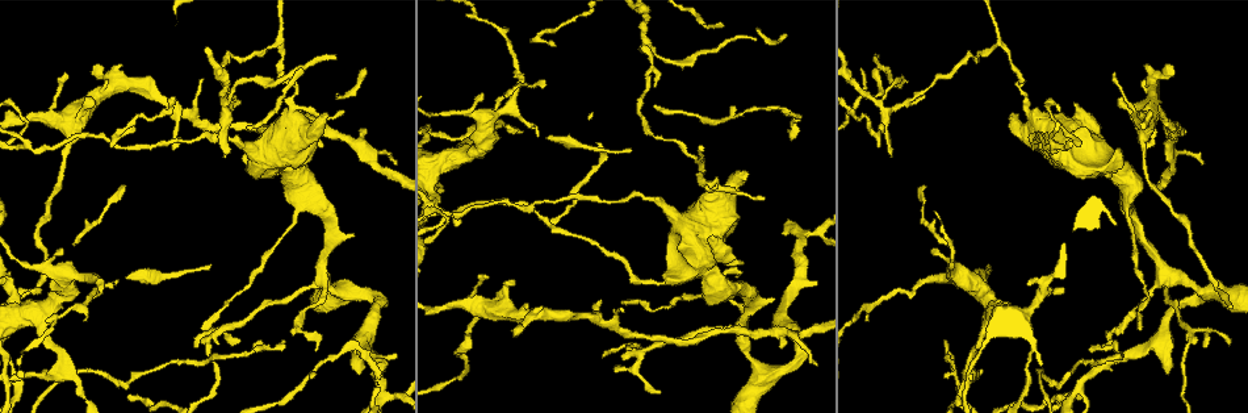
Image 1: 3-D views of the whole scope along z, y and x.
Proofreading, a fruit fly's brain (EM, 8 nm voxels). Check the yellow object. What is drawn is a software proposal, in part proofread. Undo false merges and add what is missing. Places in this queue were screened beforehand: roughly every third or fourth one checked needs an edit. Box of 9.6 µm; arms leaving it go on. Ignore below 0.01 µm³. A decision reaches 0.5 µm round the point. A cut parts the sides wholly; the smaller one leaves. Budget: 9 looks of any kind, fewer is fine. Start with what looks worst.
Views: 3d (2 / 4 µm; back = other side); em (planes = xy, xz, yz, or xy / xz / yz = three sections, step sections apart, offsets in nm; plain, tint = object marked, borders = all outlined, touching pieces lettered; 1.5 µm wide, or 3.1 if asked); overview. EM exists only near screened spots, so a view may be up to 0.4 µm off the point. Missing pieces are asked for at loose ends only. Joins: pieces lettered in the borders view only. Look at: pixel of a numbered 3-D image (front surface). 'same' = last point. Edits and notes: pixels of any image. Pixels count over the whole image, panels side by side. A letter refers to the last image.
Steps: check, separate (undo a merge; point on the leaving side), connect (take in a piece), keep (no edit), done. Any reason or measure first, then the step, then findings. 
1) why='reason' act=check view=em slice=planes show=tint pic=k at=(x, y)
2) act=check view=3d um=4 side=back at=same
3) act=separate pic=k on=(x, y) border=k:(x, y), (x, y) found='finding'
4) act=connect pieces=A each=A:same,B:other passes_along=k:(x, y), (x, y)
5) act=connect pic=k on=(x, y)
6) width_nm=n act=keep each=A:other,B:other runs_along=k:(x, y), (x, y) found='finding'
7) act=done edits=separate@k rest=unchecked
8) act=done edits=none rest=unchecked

why='abrupt turn' act=check view=em slice=planes show=borders pic=1 at=(801, 238)

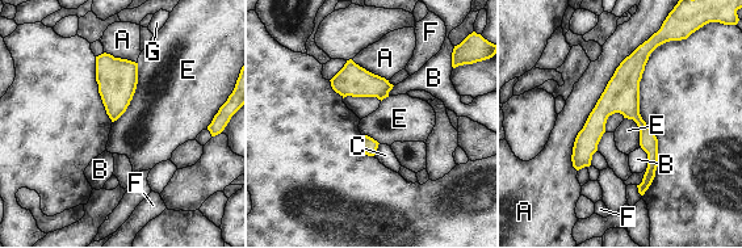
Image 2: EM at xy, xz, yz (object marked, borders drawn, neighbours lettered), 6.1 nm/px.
width_nm=220 act=keep each=A:other,B:other,C:other,E:other,F:other,G:other border=2:(663, 22), (578, 133), (577, 171) found='all the same neuron'

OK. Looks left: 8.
act=check view=em slice=xy step=8 show=borders pic=1 at=(1168, 374)

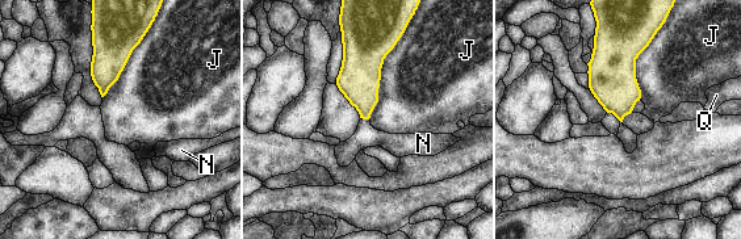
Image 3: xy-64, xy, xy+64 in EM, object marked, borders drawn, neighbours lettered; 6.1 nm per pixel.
why='another direction' act=check view=em slice=planes show=borders at=same

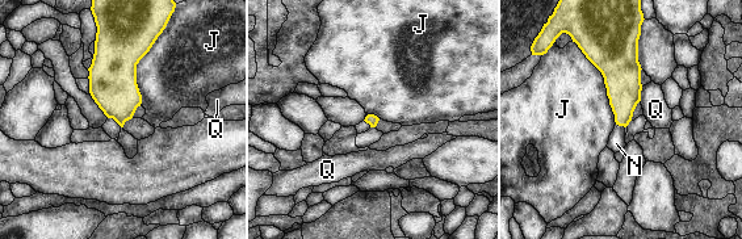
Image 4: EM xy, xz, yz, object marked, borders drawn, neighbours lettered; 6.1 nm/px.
act=connect pic=4 on=(616, 143) each=J:other,N:same,Q:other passes_along=4:(623, 84), (620, 125), (616, 143) found='it goes on there'

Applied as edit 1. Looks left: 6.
why='tapers out' act=check view=3d um=2 pic=1 at=(985, 266)

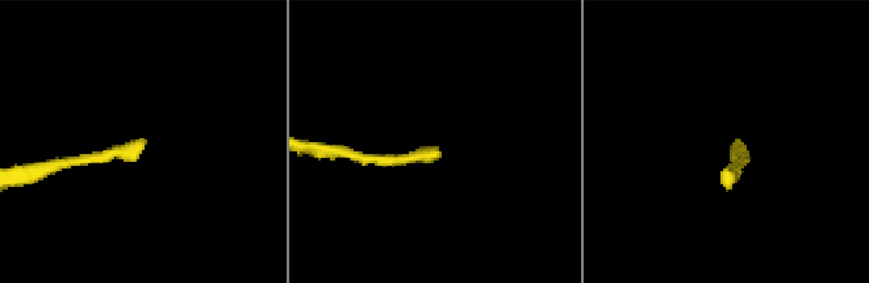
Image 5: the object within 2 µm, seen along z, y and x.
why='need the tissue' act=check view=em slice=xz step=4 show=borders pic=5 at=(738, 140)

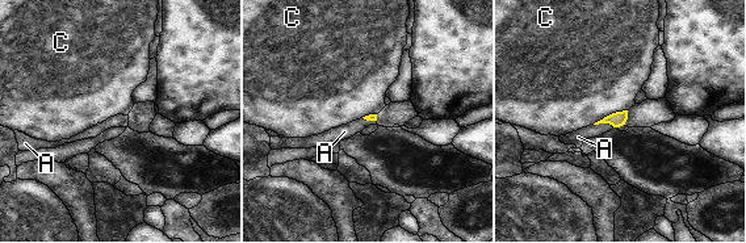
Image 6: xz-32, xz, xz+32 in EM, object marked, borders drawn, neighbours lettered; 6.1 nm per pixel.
why='another direction' act=check view=em slice=planes show=borders at=same

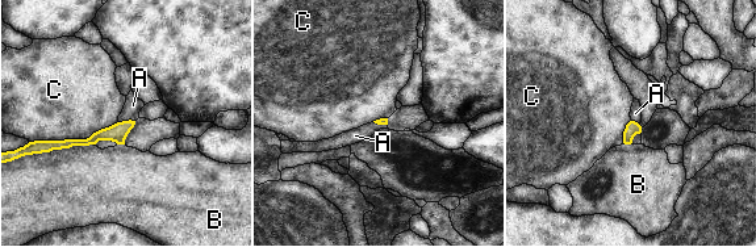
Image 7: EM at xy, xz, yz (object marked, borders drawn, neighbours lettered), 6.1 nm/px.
act=keep each=A:other,B:other,C:other runs_along=7:(130, 124), (87, 142), (51, 145) found='no lettered piece goes on from it'

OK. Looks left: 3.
why='sharp bend' act=check view=em slice=yz step=4 show=borders pic=1 at=(699, 168)

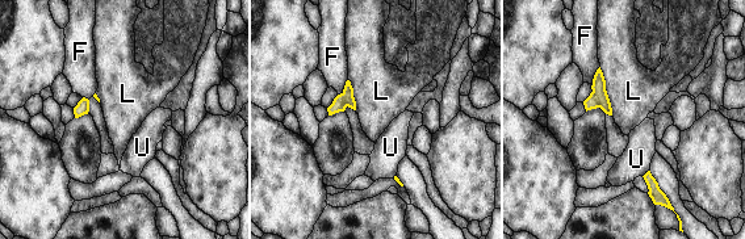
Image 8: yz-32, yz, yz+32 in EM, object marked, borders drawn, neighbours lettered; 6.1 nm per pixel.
act=separate pic=8 on=(590, 103) each=F:other,L:other,U:other border=8:(593, 91), (599, 107) found='a second neuron is stuck on'

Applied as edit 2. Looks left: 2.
act=done edits=connect@4,separate@8 rest=unchecked

